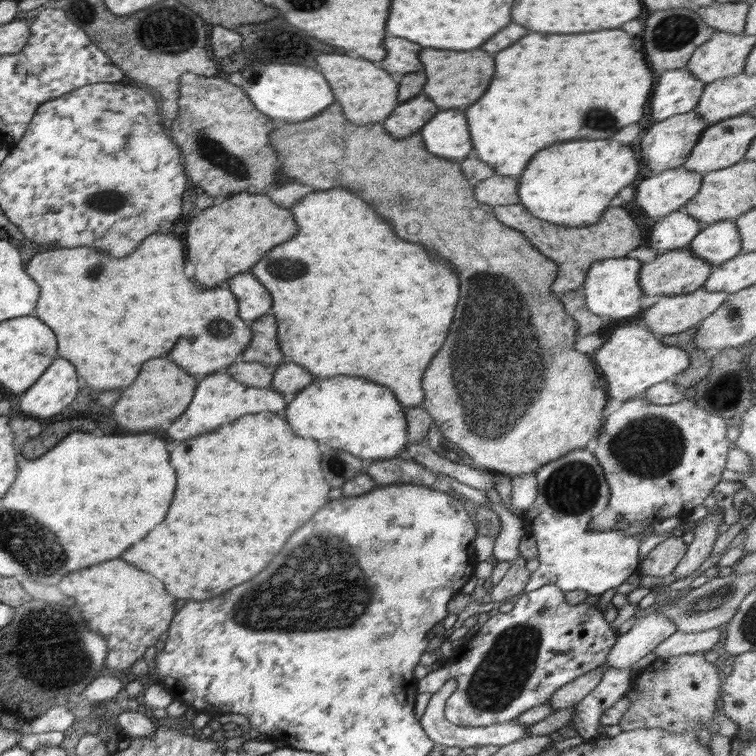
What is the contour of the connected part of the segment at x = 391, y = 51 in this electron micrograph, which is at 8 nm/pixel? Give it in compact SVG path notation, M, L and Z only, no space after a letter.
M386 38L386 58L382 62L378 62L376 66L382 66L386 72L394 74L410 74L410 72L418 72L422 70L422 62L418 60L418 52L422 50L418 44L408 42L406 38Z

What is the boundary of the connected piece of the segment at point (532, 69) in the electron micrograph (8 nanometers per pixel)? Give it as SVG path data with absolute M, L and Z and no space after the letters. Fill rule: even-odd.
M600 30L600 32L590 32L590 34L528 34L524 38L520 38L516 44L512 44L510 48L498 52L496 56L496 72L494 72L494 80L490 84L490 88L486 90L486 94L482 96L482 100L478 100L474 106L468 108L466 118L470 124L470 136L474 142L474 150L478 152L478 158L494 169L496 175L506 177L520 176L530 158L534 154L538 154L540 150L562 142L562 140L580 140L580 138L610 138L614 136L620 128L638 122L644 116L644 106L652 96L652 88L654 88L654 74L652 70L648 70L648 64L644 60L644 52L642 52L642 38L640 36L630 36L624 30Z

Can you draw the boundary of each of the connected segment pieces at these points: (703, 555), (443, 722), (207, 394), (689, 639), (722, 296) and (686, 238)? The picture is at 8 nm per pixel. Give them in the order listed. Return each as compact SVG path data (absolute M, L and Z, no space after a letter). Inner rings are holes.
M713 507L704 518L694 522L695 528L690 530L690 522L685 521L682 527L687 528L686 531L684 533L676 532L673 535L673 537L682 537L688 532L692 532L695 535L694 541L687 545L687 550L682 560L676 565L676 569L672 573L674 578L686 578L695 570L698 570L705 560L708 560L714 547L714 542L719 535L717 531L718 525L724 521L723 516L724 512L720 511L719 507Z
M448 680L444 683L444 686L434 693L425 709L422 718L420 718L419 723L424 729L426 736L432 739L434 744L438 744L447 748L448 746L456 746L459 751L465 750L471 752L475 747L496 745L504 746L505 744L520 740L520 738L526 737L526 732L528 732L528 725L520 723L520 721L508 721L504 723L496 723L490 726L481 727L464 727L456 726L456 724L446 720L445 717L445 700L456 690L456 680Z
M217 371L200 378L200 384L196 388L192 404L188 406L186 414L182 414L182 418L178 418L178 422L174 422L168 428L168 436L174 440L196 438L200 434L212 432L224 424L230 425L232 422L238 421L238 418L246 417L248 414L258 414L264 410L272 410L272 412L280 410L282 412L287 408L287 404L282 394L268 387L248 387L234 380L228 373Z
M714 627L700 632L676 631L660 643L653 652L657 658L668 658L688 653L706 653L712 650L720 640L720 628Z
M702 286L691 294L665 296L640 313L640 322L656 336L678 334L716 312L728 295L726 291L708 291Z
M683 210L674 211L660 218L650 236L650 246L659 253L672 249L686 248L690 241L701 231L698 219Z

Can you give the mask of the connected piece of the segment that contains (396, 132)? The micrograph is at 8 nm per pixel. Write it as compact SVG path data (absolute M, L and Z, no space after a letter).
M416 96L404 104L400 104L390 118L386 118L384 128L390 132L392 138L406 138L418 132L434 114L438 106L430 102L426 96Z

